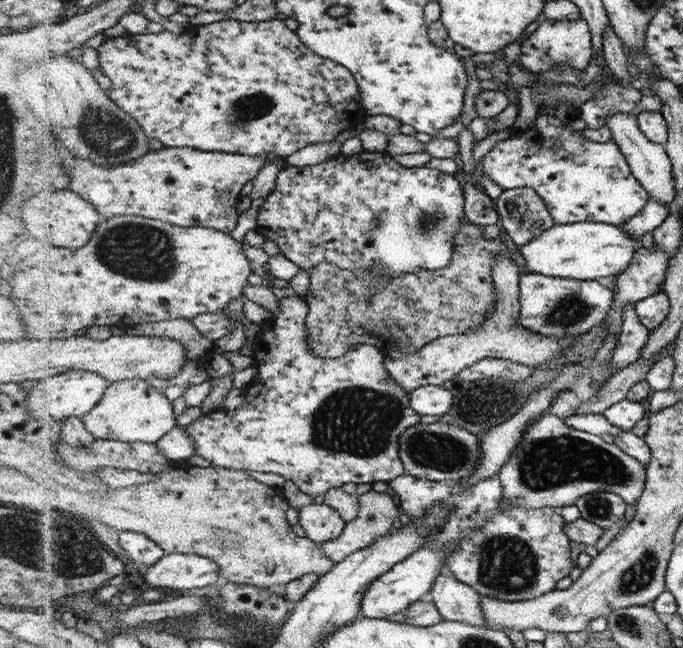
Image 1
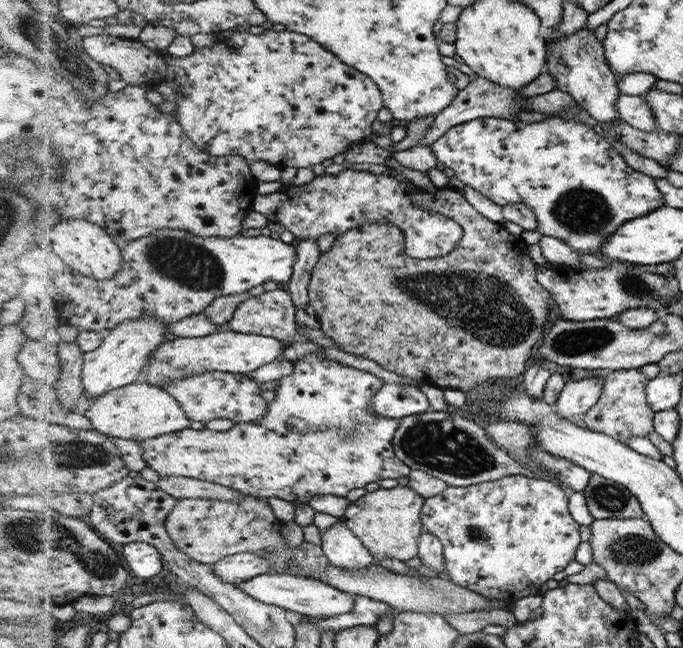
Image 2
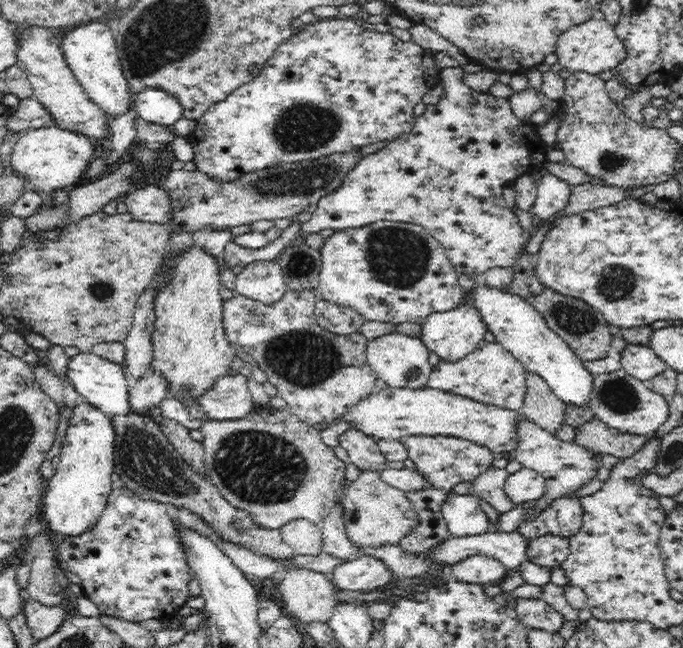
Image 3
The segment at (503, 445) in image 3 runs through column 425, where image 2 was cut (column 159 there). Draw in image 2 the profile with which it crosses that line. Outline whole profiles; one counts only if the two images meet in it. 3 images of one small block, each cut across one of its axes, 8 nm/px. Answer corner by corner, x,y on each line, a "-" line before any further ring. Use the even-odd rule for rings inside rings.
145,381
108,392
91,402
83,412
94,428
103,434
141,444
163,435
187,430
192,422
182,403
173,393
168,392
165,387
154,386

